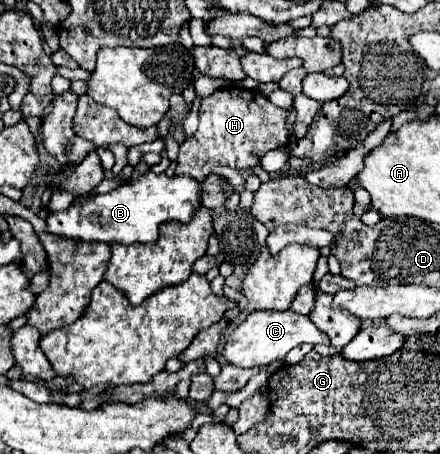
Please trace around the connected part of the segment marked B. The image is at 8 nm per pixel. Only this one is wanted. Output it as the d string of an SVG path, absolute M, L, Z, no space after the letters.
M147 171L143 177L135 179L133 183L125 183L119 185L117 189L103 193L103 195L95 195L89 201L71 205L67 211L57 211L51 213L47 217L47 231L55 233L55 235L65 235L65 237L77 237L83 241L103 241L103 243L153 243L159 237L159 227L163 223L169 221L177 221L177 223L189 223L195 213L201 209L201 193L203 193L203 183L195 181L189 175L173 175L167 177L165 173L155 175L151 171Z

